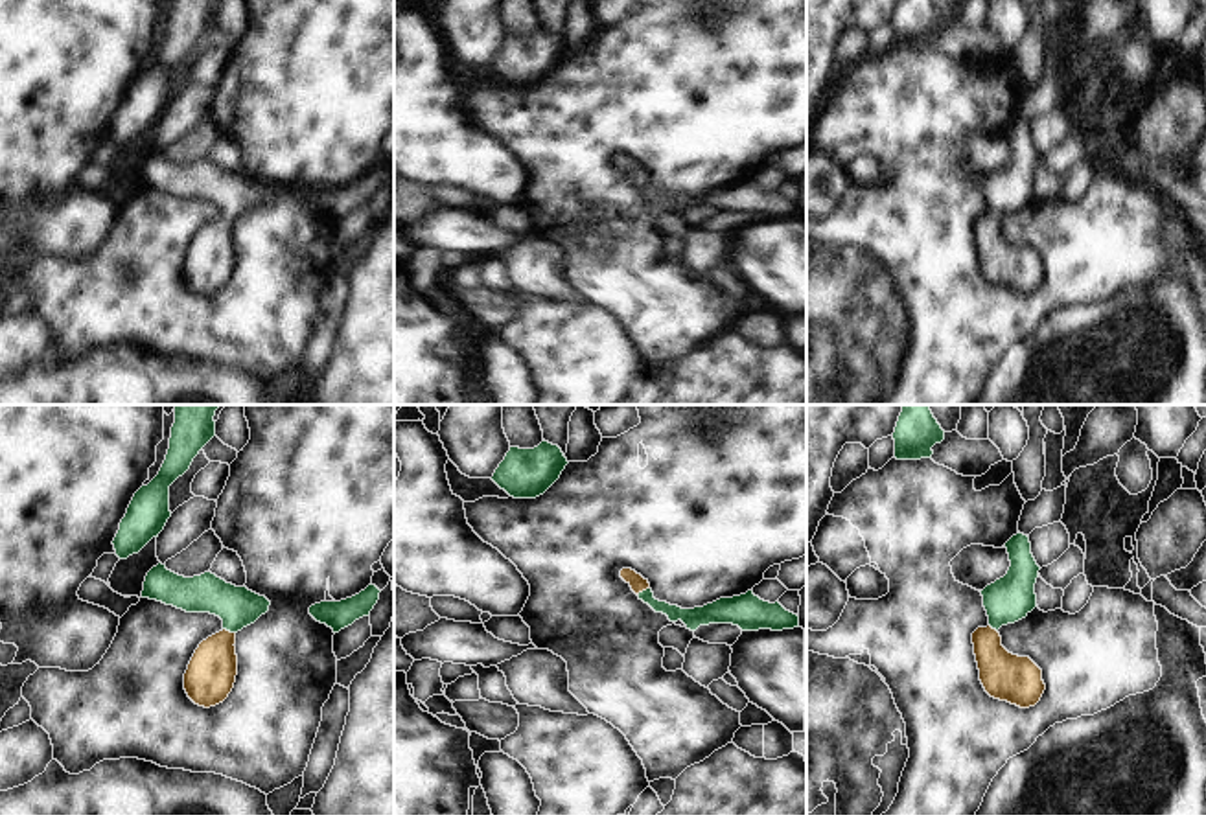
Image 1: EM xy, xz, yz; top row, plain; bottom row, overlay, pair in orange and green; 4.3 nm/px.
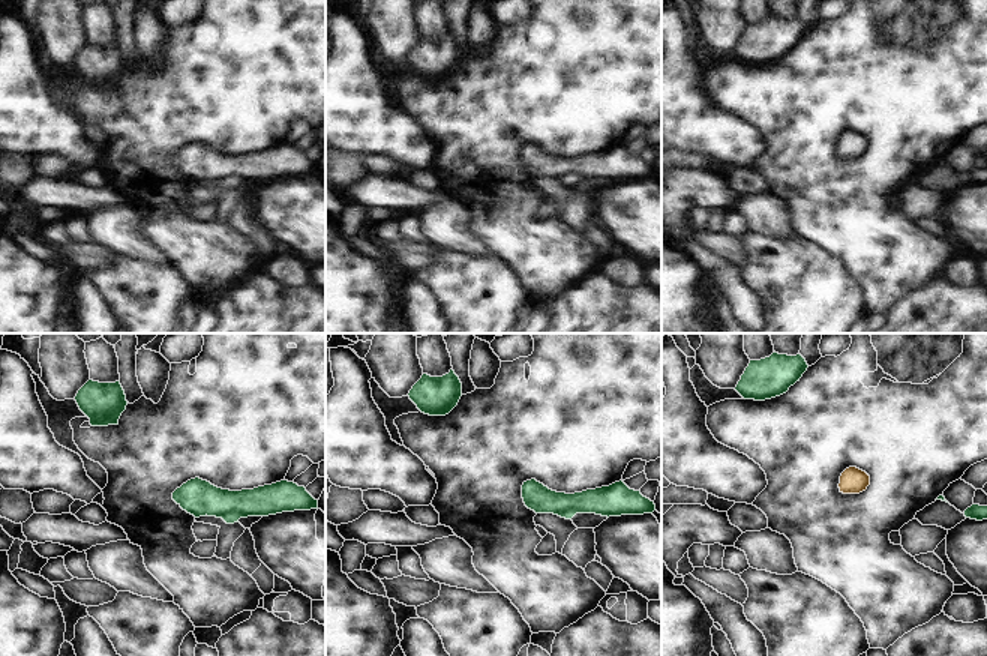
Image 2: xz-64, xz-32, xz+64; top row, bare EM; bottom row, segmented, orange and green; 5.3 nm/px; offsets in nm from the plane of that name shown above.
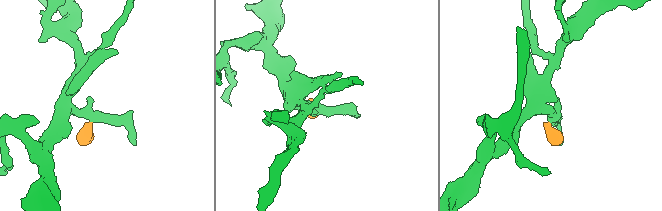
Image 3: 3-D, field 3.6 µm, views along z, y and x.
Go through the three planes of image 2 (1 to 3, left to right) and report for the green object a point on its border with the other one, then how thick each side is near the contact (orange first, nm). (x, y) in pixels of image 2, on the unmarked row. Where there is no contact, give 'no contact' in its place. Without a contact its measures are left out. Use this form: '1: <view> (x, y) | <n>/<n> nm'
1: no contact
2: no contact
3: no contact

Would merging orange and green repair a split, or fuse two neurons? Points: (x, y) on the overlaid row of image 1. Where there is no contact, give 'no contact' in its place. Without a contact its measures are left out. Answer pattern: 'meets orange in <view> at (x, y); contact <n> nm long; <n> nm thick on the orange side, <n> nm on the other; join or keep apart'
meets orange in xy at (229, 631); contact 60 nm long; 220 nm thick on the orange side, 180 nm on the other; join

